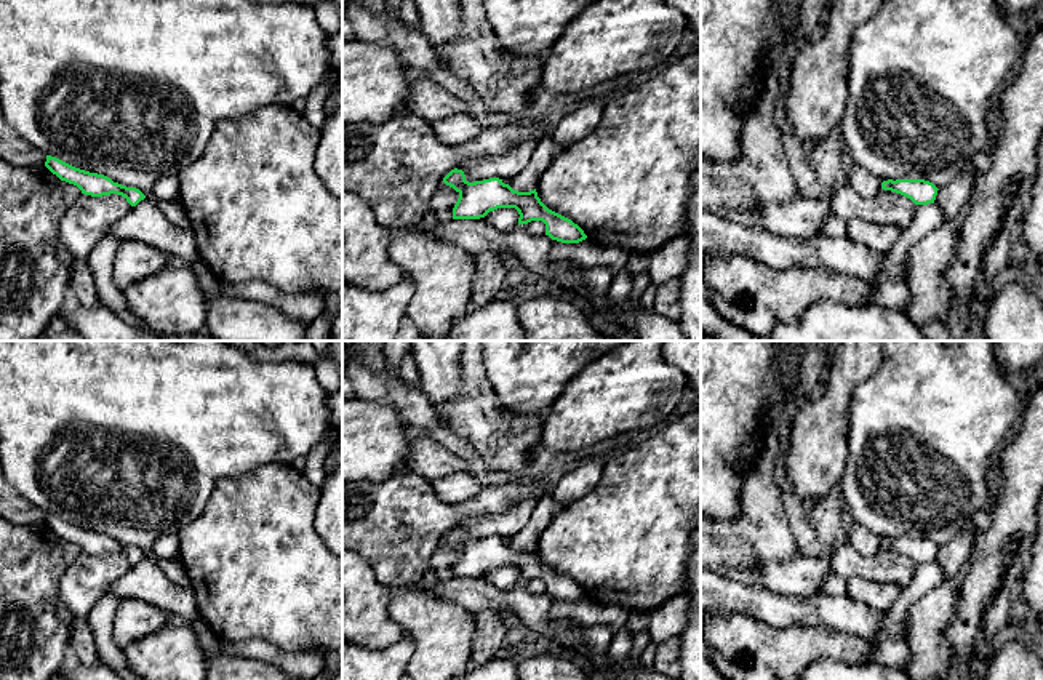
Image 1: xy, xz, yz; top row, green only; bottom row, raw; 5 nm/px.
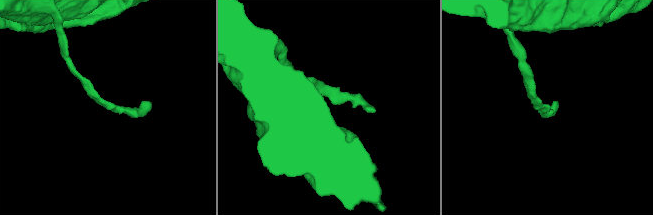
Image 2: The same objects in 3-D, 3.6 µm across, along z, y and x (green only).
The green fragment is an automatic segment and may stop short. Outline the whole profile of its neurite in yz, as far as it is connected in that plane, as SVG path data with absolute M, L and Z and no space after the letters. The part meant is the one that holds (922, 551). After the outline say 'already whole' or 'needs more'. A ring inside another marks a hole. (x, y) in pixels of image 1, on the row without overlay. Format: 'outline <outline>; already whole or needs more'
outline M888 538L881 541L881 547L901 552L915 563L934 562L939 549L933 541L925 538Z; already whole

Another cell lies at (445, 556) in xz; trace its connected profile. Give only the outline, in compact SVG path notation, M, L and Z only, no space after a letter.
M443 538L438 541L430 560L429 568L440 581L448 581L453 578L453 566L459 557L459 550L446 544Z

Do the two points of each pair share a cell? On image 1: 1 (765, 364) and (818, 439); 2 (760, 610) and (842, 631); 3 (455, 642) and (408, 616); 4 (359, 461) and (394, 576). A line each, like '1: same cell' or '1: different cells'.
1: different cells
2: same cell
3: same cell
4: different cells

